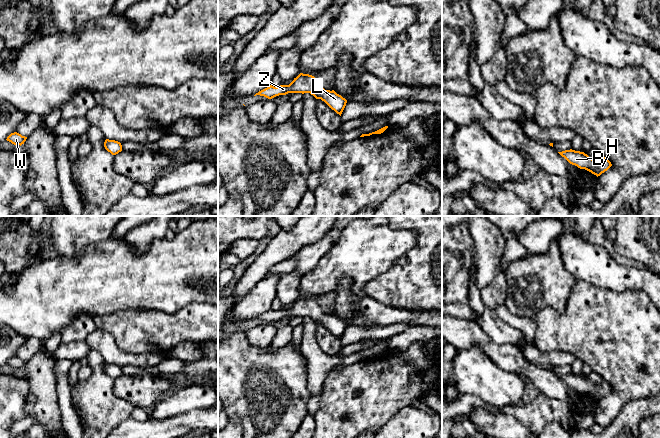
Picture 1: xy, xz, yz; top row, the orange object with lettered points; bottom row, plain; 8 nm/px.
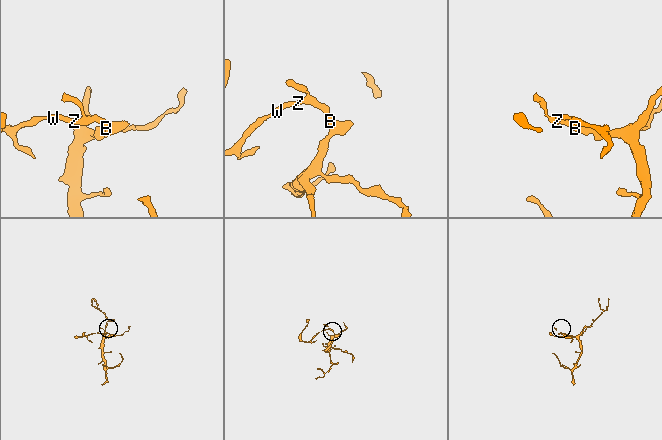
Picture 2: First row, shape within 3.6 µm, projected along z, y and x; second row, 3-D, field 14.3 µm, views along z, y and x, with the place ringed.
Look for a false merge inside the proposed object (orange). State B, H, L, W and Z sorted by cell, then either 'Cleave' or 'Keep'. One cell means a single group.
Groups: B H L W Z. Keep

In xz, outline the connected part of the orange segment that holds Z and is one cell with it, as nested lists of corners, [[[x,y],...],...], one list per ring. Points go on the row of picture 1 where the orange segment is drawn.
[[[300,73],[289,85],[280,85],[269,87],[259,91],[256,95],[264,96],[272,99],[279,95],[286,95],[288,93],[310,93],[316,99],[324,101],[332,110],[341,116],[347,100],[334,90],[325,90],[321,83],[312,75]]]

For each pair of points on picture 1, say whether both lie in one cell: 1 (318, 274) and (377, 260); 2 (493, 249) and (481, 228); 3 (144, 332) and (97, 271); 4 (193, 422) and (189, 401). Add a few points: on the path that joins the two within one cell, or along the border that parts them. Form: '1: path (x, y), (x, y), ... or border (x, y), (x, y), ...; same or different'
1: path (333, 267), (342, 260), (362, 260); same
2: path (489, 244), (488, 238), (484, 233); same
3: border (151, 309), (117, 310), (105, 315); different
4: border (207, 407), (188, 410), (169, 417); different

